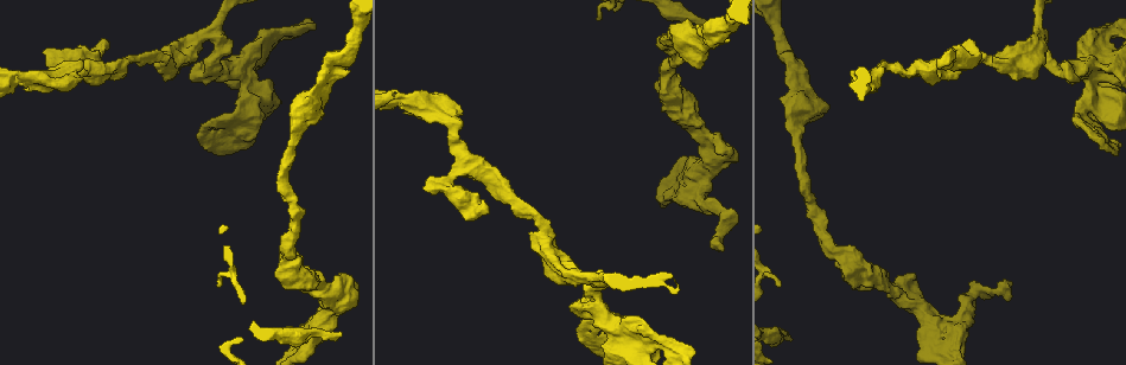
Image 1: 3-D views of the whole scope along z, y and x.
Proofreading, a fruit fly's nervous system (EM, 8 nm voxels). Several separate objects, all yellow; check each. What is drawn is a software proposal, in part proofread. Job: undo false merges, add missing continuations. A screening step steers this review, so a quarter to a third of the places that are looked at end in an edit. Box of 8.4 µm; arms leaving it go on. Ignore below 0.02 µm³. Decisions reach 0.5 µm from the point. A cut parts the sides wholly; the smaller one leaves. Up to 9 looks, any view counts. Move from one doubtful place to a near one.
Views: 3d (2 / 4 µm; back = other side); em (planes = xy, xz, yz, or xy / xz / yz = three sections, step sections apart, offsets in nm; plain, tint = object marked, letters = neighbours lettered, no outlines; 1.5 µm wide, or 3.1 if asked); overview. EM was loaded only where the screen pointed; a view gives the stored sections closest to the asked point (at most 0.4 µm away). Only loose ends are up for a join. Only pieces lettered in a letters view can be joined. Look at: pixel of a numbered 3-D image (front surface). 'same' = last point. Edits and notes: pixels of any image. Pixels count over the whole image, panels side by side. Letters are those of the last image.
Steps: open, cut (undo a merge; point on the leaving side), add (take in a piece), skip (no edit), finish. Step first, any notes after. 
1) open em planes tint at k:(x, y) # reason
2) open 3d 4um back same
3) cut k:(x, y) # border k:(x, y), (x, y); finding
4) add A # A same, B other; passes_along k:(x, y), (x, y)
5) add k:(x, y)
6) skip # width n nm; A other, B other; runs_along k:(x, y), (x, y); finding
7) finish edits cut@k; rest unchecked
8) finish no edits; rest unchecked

open em xz step 4 tint at 1:(722, 247) # free end

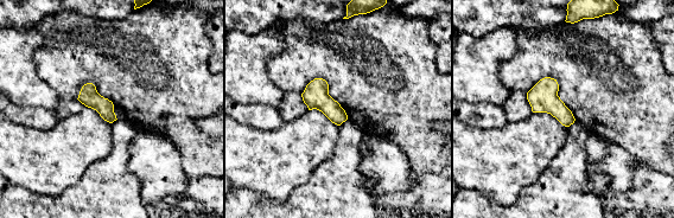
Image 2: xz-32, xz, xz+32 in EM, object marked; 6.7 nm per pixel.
open em planes tint same # another direction

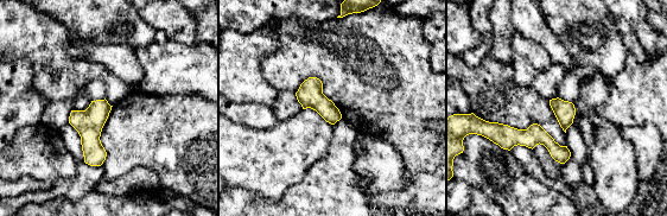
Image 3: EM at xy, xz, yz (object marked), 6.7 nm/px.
open em planes letters same # what lies round it

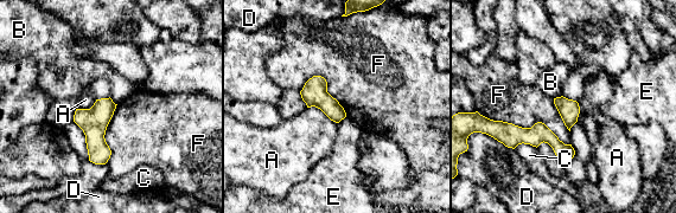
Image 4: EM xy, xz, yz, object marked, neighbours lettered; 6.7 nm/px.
skip # width 140 nm; A other, B other, C other, D other, E other, F other; border 4:(483, 115), (542, 122), (569, 144); none of them fits

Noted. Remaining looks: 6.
open 3d 2um at 1:(789, 336) # free end

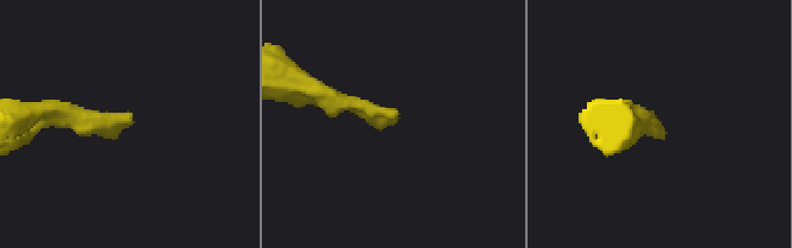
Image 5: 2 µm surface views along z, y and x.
open em yz step 8 letters at 5:(396, 114)

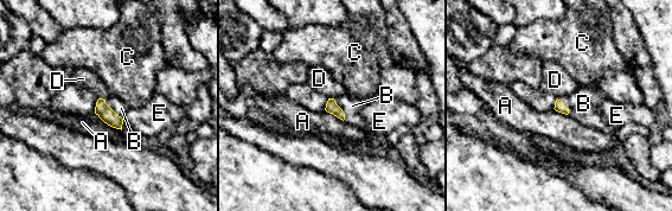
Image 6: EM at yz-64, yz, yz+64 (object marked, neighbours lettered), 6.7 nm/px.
open em planes letters same

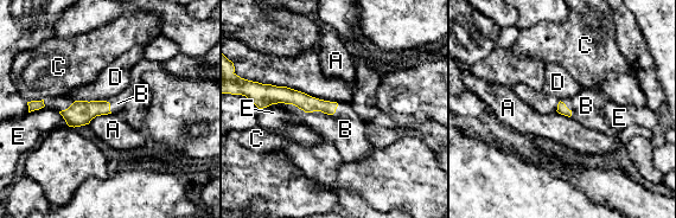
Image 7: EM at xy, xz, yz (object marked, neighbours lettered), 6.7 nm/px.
add B # A other, B same, C other, D other, E other; passes_along 7:(305, 102), (327, 114), (345, 129); the neuron continues

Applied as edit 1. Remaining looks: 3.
finish edits add@7; rest unchecked

